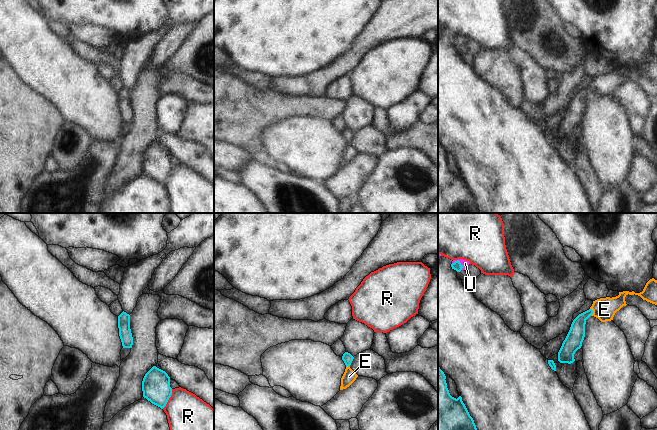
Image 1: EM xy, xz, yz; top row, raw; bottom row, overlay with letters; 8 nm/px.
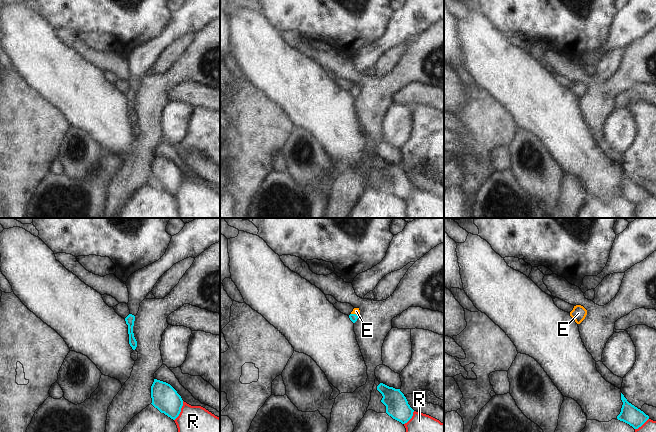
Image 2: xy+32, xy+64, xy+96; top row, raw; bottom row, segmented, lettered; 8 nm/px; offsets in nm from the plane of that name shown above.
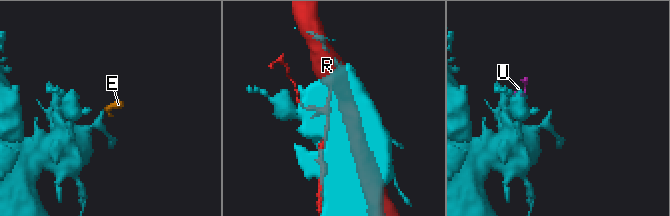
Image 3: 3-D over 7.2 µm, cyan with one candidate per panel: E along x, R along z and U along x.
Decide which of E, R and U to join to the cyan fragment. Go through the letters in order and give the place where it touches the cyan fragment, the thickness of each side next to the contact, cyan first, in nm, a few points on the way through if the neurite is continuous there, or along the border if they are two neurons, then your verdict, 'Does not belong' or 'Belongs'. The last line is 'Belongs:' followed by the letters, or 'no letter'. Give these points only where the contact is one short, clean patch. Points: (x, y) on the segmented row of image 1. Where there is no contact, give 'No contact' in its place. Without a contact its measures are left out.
E: Touches cyan at yz (592, 312). Thickness 140 nm (cyan) against 180 nm. Path across: yz (576, 334), (578, 323), (592, 312), (604, 309). Belongs
R: Touches cyan at xy (168, 399). Thickness 220 nm (cyan) against 300 nm. Does not belong
U: Touches cyan at yz (459, 261). Thickness 70 nm (cyan) against 50 nm. Path across: yz (457, 266), (459, 261), (465, 263). Belongs
Belongs: E, U.

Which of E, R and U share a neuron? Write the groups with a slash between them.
E U / R

